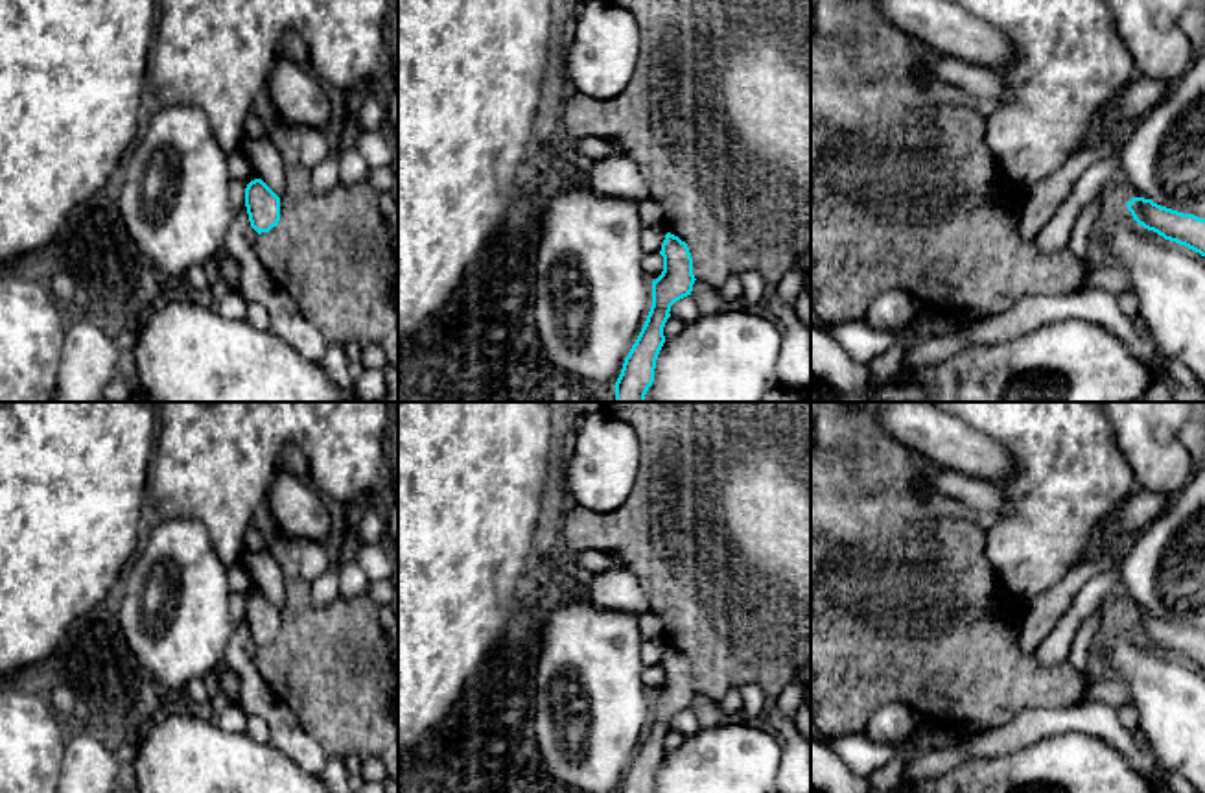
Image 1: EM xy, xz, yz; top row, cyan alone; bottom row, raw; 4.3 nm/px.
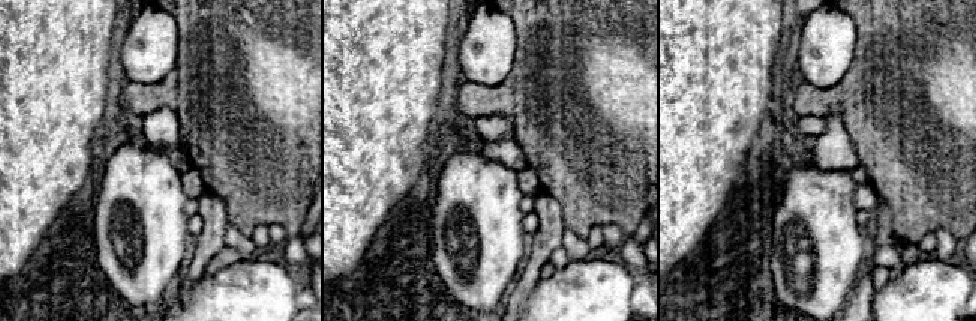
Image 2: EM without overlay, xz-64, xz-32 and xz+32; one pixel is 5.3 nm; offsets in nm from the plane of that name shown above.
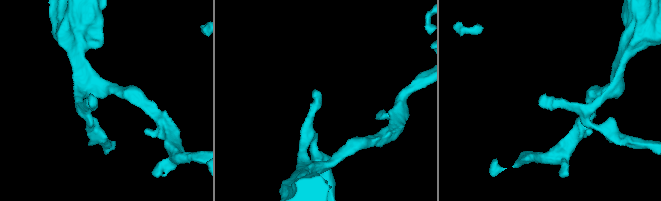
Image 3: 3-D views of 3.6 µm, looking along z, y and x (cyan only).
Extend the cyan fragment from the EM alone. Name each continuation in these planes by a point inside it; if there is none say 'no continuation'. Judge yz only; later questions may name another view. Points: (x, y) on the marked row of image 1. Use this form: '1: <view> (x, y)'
no continuation

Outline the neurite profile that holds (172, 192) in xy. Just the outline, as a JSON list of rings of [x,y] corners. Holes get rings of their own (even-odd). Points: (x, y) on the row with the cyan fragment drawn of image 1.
[[[195,105],[151,107],[116,181],[118,216],[136,249],[164,277],[184,280],[192,266],[205,266],[225,249],[234,218],[228,184],[228,155],[217,144],[206,114]]]

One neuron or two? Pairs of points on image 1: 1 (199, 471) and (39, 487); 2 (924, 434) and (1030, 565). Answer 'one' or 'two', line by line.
1: two
2: two

